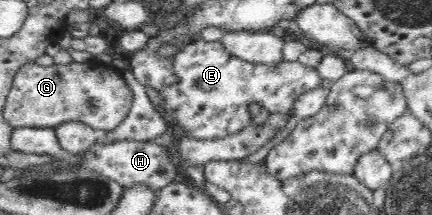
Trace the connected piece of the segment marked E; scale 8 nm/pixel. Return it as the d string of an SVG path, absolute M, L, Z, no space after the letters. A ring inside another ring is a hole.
M204 38L194 39L183 47L173 58L173 72L176 81L159 91L160 97L164 100L160 107L161 114L171 122L174 130L194 139L224 139L228 135L234 135L238 131L250 127L250 125L264 125L268 116L272 113L292 114L294 101L298 97L320 87L322 78L316 71L302 65L298 60L286 62L282 60L277 66L268 66L264 63L249 62L230 53L221 40L216 42L206 42ZM252 103L260 103L263 109L258 115L252 116L248 107Z

